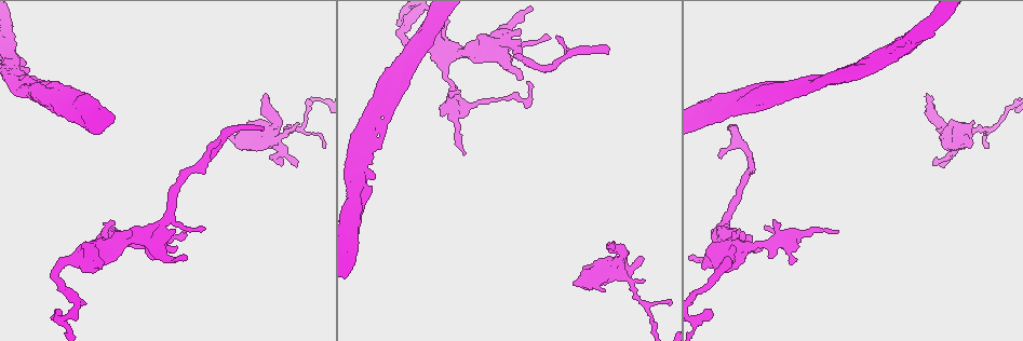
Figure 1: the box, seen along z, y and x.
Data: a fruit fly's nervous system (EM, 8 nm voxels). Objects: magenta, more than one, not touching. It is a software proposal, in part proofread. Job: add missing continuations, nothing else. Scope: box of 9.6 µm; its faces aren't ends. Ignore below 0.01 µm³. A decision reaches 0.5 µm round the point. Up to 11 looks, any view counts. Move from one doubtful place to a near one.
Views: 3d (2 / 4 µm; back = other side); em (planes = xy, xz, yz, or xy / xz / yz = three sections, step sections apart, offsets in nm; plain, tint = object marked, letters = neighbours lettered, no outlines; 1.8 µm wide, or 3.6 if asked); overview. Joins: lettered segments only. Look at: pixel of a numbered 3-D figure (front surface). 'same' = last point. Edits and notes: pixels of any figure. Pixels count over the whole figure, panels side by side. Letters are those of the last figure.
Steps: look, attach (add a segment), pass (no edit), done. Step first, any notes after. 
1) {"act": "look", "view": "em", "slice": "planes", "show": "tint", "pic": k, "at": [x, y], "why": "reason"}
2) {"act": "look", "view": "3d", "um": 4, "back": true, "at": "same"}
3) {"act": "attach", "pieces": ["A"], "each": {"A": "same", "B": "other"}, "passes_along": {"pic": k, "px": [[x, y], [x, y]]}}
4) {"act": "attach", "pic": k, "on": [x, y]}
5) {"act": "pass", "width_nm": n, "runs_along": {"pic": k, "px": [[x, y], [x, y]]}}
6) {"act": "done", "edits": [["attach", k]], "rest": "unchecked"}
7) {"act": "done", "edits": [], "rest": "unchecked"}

{"act": "look", "view": "em", "slice": "xy", "step": 8, "show": "tint", "pic": 1, "at": [642, 259], "why": "branch stops here"}

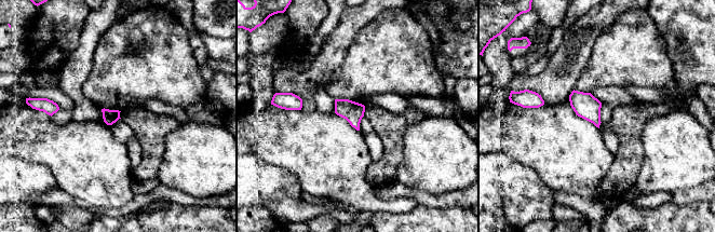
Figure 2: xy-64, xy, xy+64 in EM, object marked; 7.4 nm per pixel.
{"act": "look", "view": "em", "slice": "yz", "step": 8, "show": "letters", "at": "same"}

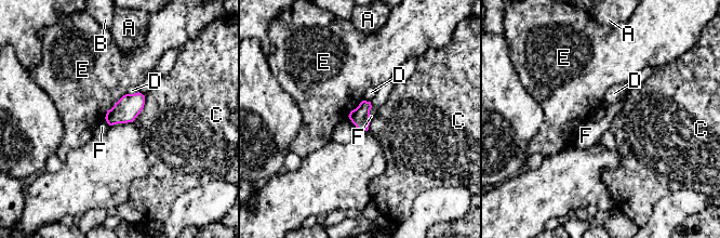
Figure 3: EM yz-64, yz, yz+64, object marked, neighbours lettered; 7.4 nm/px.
{"act": "pass", "longest_contact_nm": ["E", 260], "each": {"A": "other", "B": "other", "C": "other", "D": "other", "E": "other", "F": "other"}, "border": {"pic": 3, "px": [[371, 102], [370, 118]]}, "found": "no lettered segment goes on from it"}

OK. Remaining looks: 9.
{"act": "look", "view": "em", "slice": "xz", "step": 4, "show": "tint", "pic": 1, "at": [927, 94], "why": "an open end"}

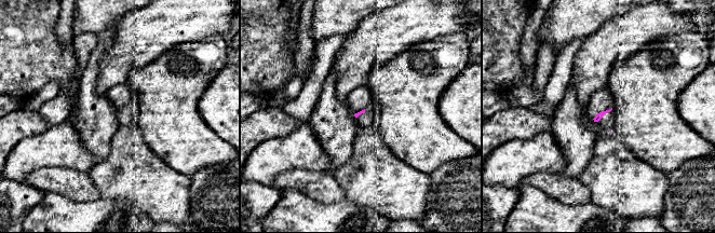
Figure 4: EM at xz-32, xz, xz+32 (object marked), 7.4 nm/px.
{"act": "look", "view": "em", "slice": "planes", "show": "letters", "at": "same"}

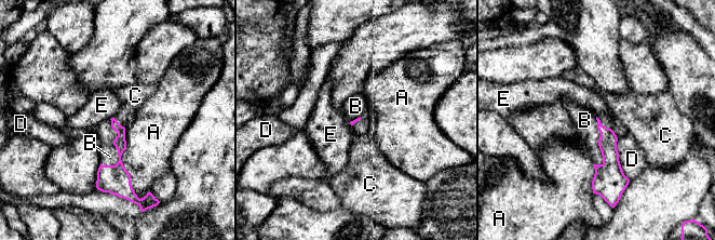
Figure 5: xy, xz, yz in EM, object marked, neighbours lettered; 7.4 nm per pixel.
{"act": "attach", "pieces": ["B"], "each": {"A": "other", "B": "same", "C": "other", "D": "other", "E": "other"}, "passes_along": {"pic": 5, "px": [[116, 180], [116, 147], [109, 156]]}, "found": "the neuron continues"}

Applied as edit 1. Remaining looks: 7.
{"act": "look", "view": "3d", "um": 4, "pic": 1, "at": [229, 137]}

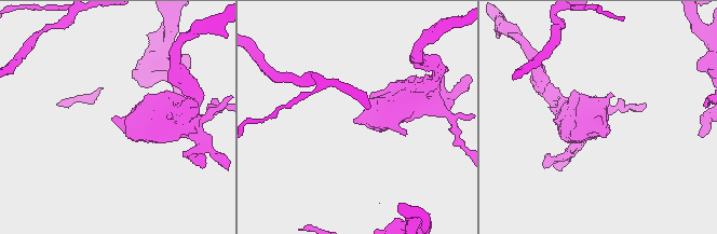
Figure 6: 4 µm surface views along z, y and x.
{"act": "look", "view": "em", "um": 3.6, "slice": "planes", "show": "letters", "pic": 6, "at": [601, 116], "why": "now the EM"}

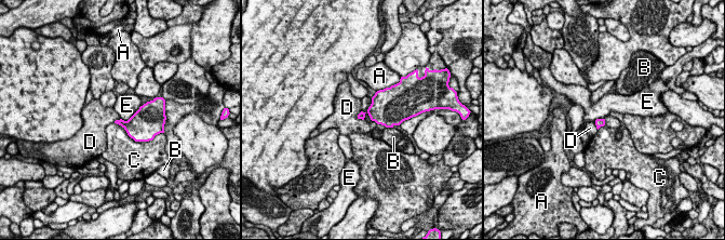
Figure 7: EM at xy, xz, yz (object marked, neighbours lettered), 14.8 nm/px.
{"act": "pass", "longest_contact_nm": ["C", 600], "each": {"A": "other", "B": "other", "C": "other", "D": "other", "E": "other"}, "border": {"pic": 7, "px": [[372, 98], [372, 103], [363, 119]]}, "found": "none of them fits"}

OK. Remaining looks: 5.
{"act": "look", "view": "em", "slice": "planes", "show": "tint", "pic": 6, "at": [323, 81], "why": "sharp bend"}

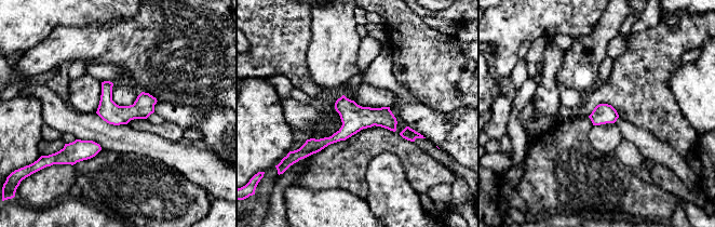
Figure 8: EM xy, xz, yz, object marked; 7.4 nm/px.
{"act": "look", "view": "em", "slice": "planes", "show": "letters", "at": "same"}

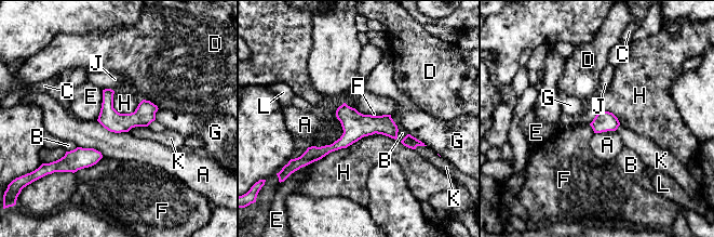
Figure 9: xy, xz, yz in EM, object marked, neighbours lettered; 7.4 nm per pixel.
{"act": "pass", "longest_contact_nm": ["H", 440], "each": {"A": "other", "B": "other", "C": "other", "D": "other", "E": "other", "F": "other", "G": "other", "H": "other", "J": "other", "K": "other", "L": "other"}, "border": {"pic": 9, "px": [[372, 134], [319, 160]]}, "found": "no lettered segment goes on from it"}

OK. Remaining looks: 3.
{"act": "done", "edits": [["attach", 5]], "rest": "unchecked"}

